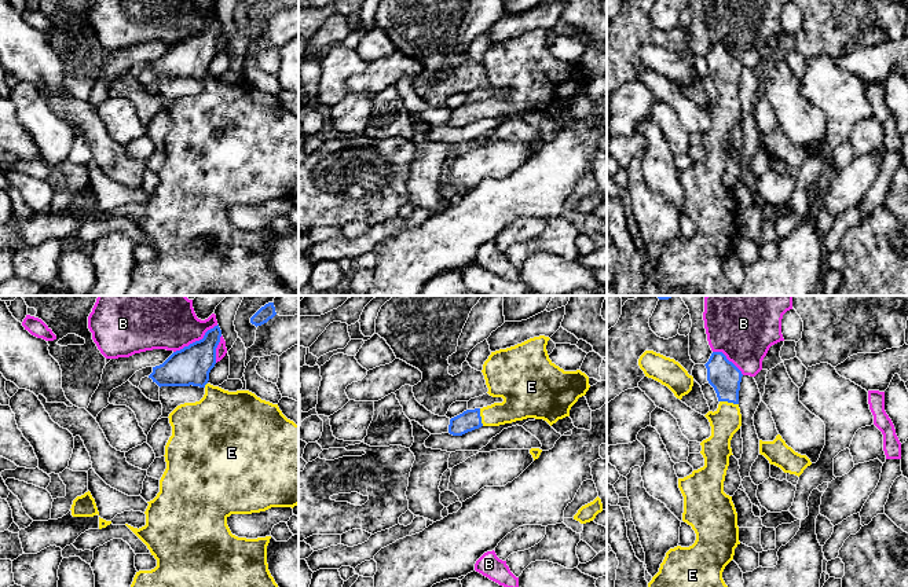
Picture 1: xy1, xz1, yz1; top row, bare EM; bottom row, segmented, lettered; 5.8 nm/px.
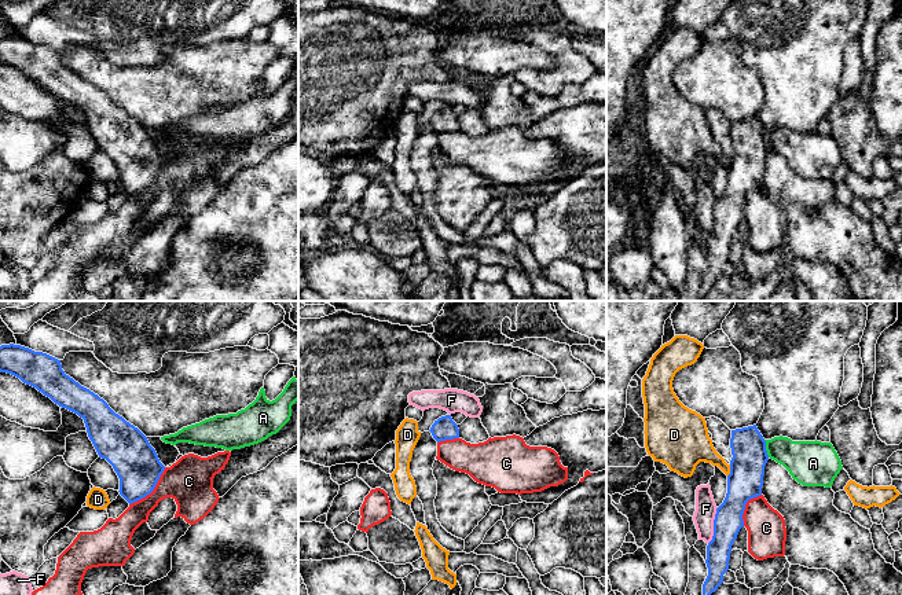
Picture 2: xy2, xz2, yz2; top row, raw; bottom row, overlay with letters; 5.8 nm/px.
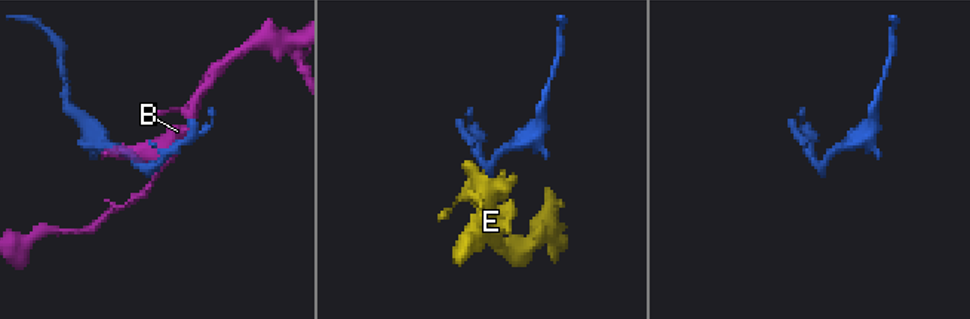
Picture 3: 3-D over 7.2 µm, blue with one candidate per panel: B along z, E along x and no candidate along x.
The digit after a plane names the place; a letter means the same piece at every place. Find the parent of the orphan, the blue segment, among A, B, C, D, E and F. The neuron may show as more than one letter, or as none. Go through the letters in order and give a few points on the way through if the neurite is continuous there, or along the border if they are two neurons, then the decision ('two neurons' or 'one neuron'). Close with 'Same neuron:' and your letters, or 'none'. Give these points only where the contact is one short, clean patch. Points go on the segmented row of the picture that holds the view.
A: along yz2 (763, 440), (769, 456) | two neurons
B: two neurons
C: along xy2 (165, 467), (156, 487), (129, 504) | two neurons
D: along yz2 (730, 465), (728, 476) | two neurons
E: across yz1 (725, 378), (729, 402), (727, 419) | one neuron
F: along yz2 (718, 507), (714, 515), (714, 535), (708, 543) | two neurons
Same neuron: E

